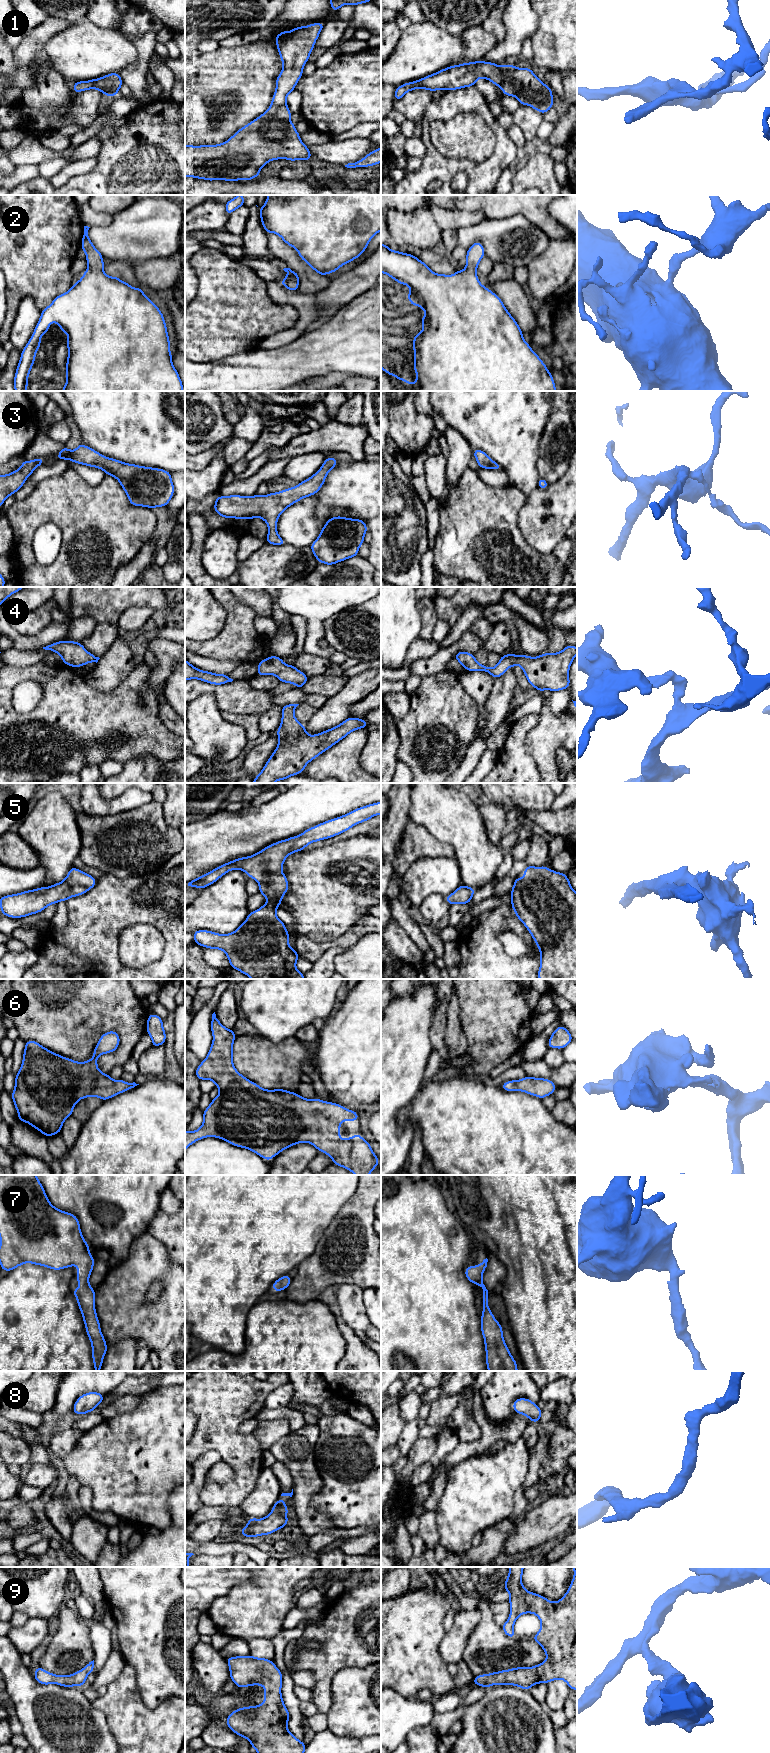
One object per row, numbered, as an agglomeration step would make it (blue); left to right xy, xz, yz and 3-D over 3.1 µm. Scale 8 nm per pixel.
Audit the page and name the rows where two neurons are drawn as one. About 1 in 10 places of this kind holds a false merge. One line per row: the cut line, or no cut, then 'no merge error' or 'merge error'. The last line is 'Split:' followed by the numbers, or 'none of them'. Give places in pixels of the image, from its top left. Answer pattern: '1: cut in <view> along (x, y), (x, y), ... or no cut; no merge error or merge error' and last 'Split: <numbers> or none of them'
1: no cut; no merge error
2: no cut; no merge error
3: no cut; no merge error
4: no cut; no merge error
5: no cut; no merge error
6: no cut; no merge error
7: no cut; no merge error
8: no cut; no merge error
9: no cut; no merge error
Split: none of them

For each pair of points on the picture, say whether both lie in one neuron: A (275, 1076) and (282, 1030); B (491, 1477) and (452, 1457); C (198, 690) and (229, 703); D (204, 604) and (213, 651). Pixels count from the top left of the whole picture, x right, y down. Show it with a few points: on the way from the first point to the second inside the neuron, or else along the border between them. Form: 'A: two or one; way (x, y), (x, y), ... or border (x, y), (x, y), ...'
A: two; border (258, 1034), (274, 1042), (294, 1037)
B: two; border (471, 1455), (454, 1466)
C: one; way (206, 689), (214, 689), (221, 695)
D: two; border (225, 620), (222, 629), (215, 636), (195, 641)

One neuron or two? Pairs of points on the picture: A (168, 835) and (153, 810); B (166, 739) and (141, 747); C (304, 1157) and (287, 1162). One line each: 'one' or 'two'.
A: one
B: one
C: one

